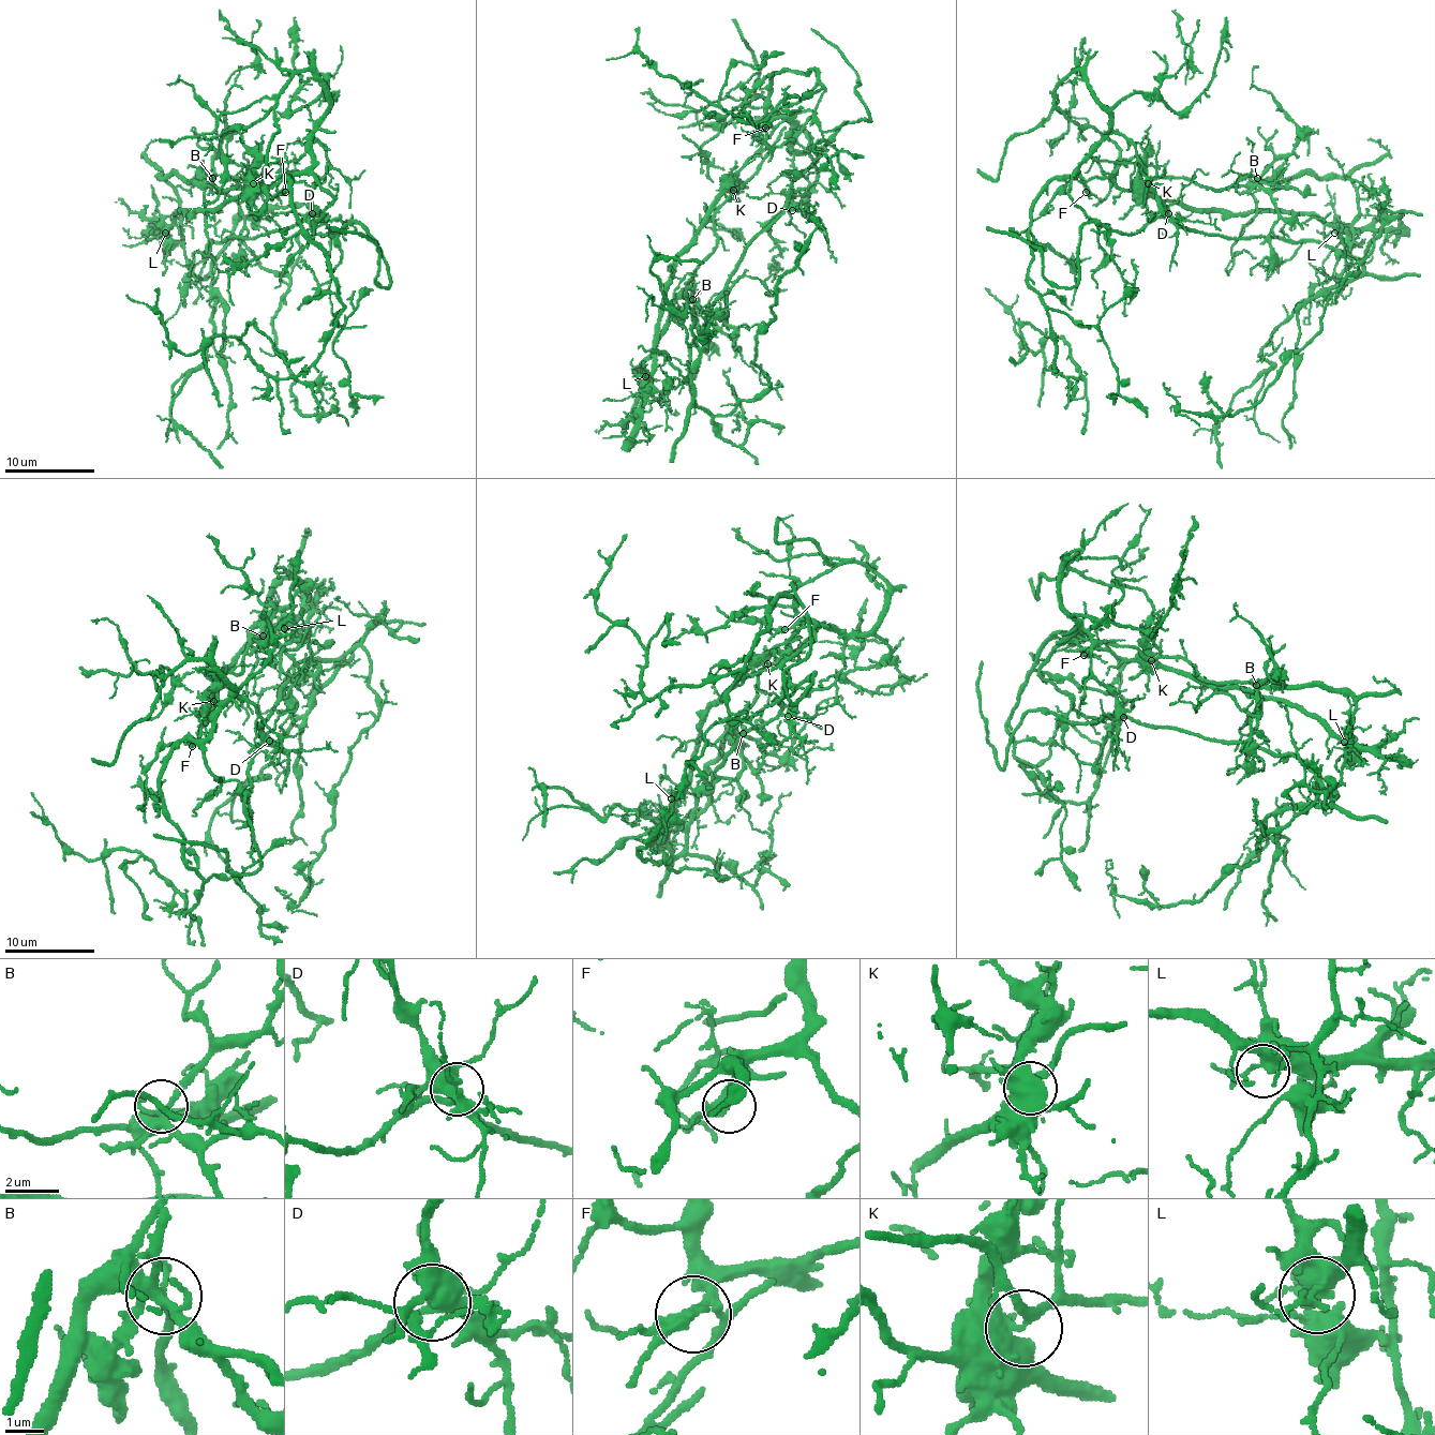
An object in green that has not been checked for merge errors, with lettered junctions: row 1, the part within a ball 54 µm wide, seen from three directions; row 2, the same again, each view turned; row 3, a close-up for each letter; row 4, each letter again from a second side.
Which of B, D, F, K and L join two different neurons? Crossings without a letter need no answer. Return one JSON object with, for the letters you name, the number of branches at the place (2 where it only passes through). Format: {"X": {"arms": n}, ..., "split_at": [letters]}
{"D": {"arms": 5}, "F": {"arms": 2}, "K": {"arms": 4}, "split_at": ["D", "F", "K"]}

